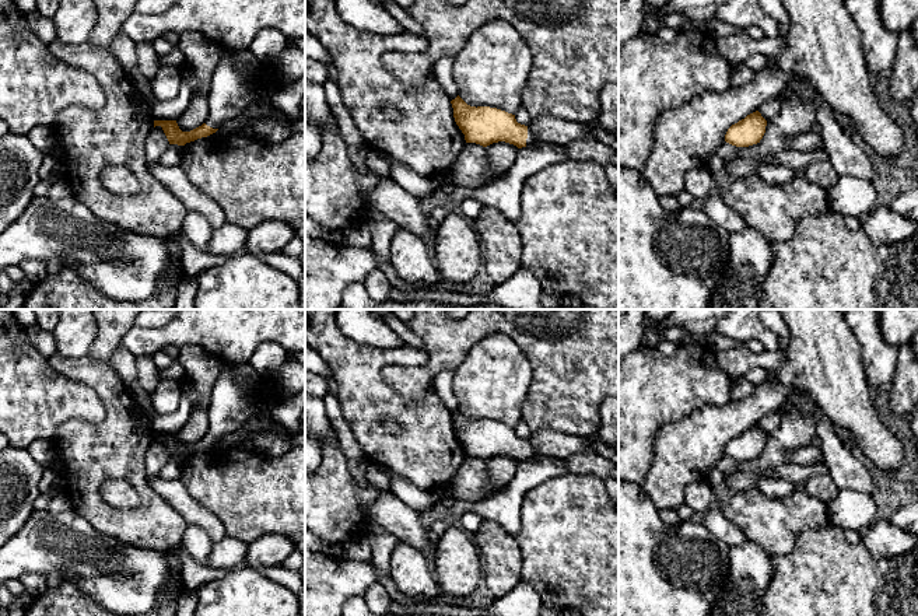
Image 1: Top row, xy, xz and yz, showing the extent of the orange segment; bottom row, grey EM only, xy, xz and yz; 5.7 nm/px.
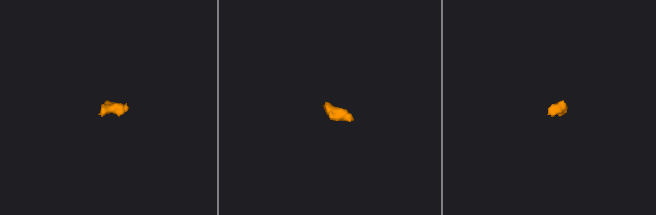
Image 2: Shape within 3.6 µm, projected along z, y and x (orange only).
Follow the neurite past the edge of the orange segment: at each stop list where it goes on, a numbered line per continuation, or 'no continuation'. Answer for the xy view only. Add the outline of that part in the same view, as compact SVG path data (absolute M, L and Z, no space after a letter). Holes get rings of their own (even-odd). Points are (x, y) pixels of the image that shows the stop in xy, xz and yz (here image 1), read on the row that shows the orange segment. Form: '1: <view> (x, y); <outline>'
1: xy (230, 93); M221 48L221 60L213 73L207 91L209 116L206 125L223 129L223 125L238 118L250 102L267 98L267 90L256 88L248 76L236 71L231 48Z

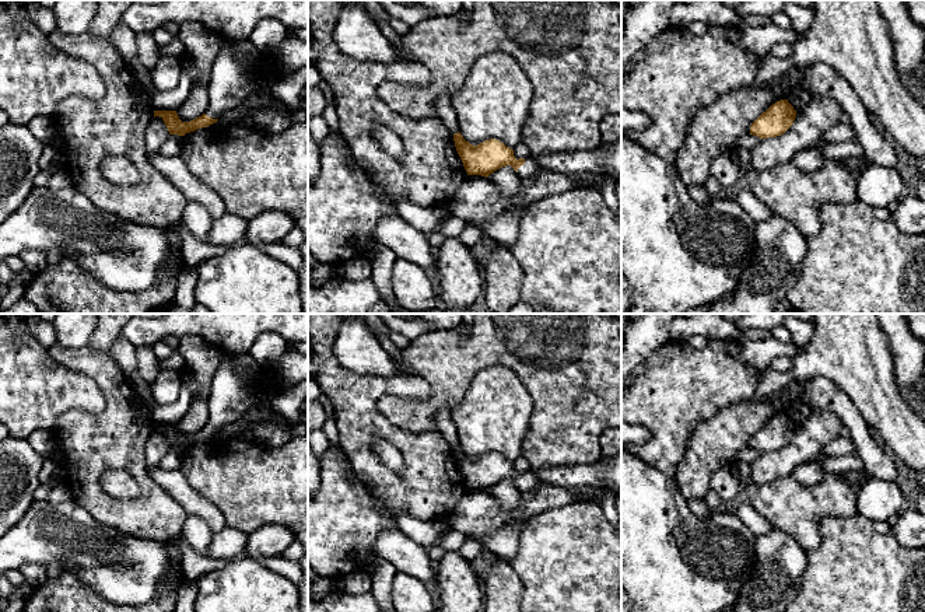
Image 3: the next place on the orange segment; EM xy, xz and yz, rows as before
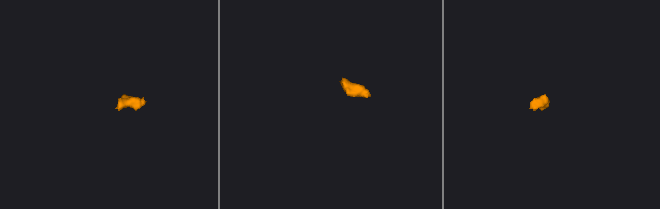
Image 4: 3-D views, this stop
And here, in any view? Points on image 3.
1: xz (531, 168); M532 155L525 157L525 164L518 168L521 178L535 178L540 172L543 171Z

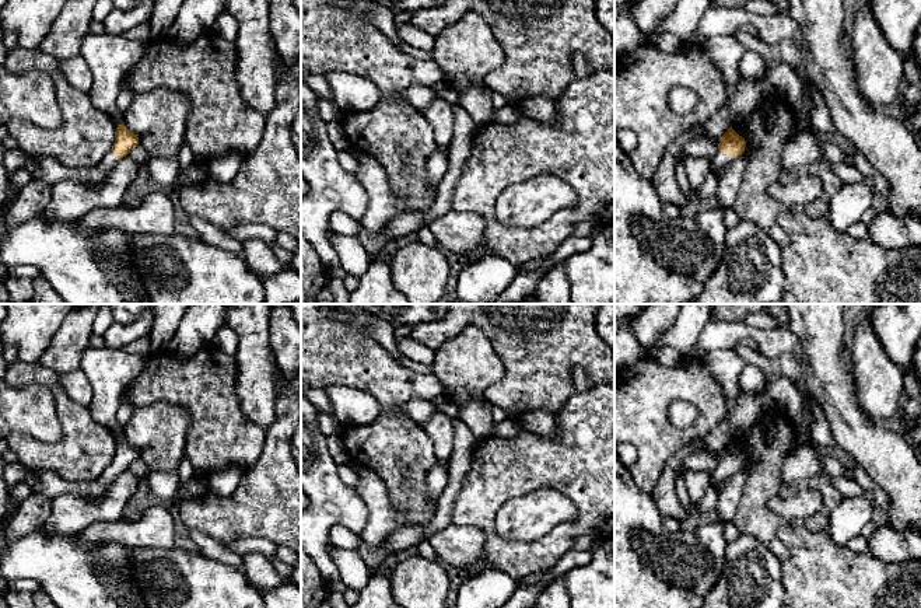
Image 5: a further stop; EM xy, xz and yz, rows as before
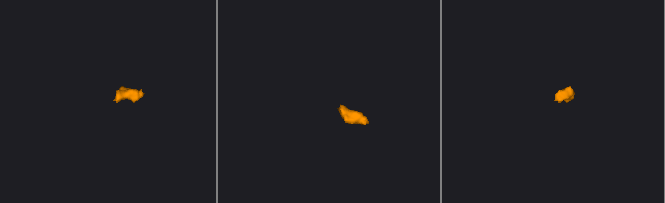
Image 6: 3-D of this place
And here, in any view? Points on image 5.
1: yz (720, 161); M718 153L714 156L714 158L710 161L710 170L714 171L718 178L724 174L726 165L732 161L726 153Z

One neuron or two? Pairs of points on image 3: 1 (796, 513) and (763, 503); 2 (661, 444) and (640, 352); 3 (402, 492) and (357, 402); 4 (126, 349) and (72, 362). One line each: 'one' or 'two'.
1: one
2: two
3: one
4: two

